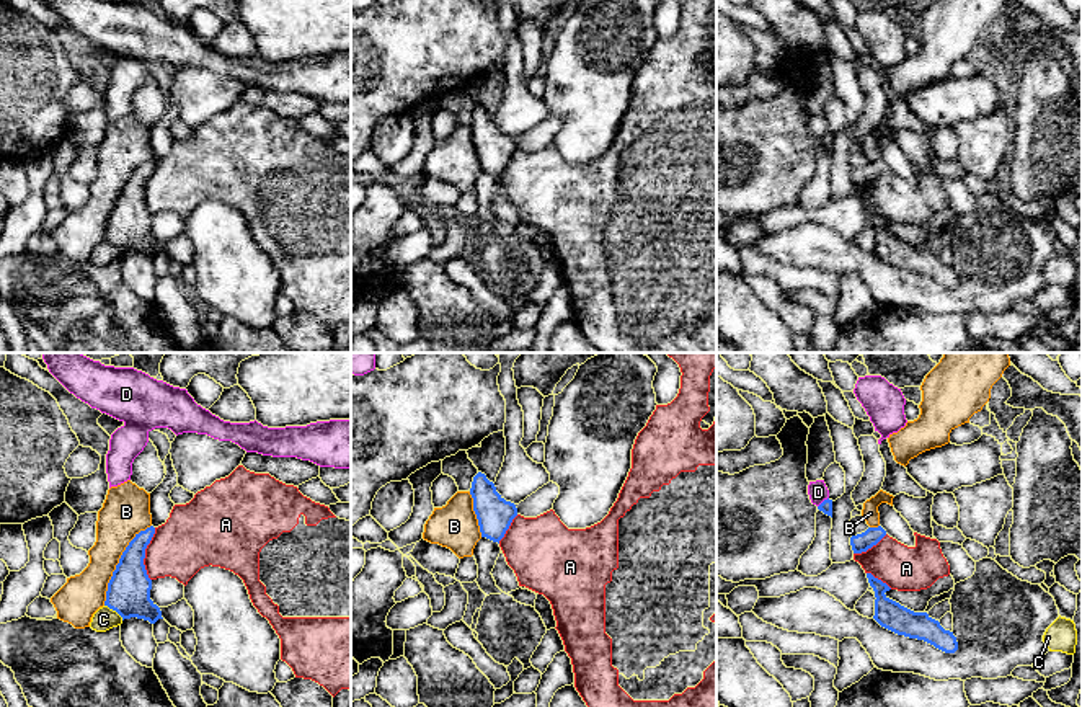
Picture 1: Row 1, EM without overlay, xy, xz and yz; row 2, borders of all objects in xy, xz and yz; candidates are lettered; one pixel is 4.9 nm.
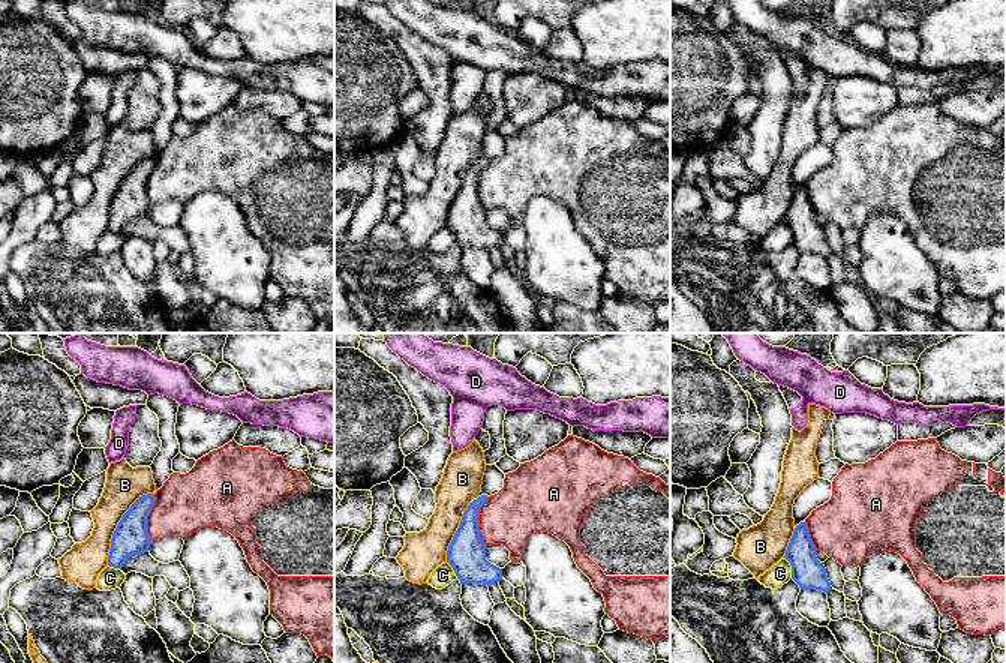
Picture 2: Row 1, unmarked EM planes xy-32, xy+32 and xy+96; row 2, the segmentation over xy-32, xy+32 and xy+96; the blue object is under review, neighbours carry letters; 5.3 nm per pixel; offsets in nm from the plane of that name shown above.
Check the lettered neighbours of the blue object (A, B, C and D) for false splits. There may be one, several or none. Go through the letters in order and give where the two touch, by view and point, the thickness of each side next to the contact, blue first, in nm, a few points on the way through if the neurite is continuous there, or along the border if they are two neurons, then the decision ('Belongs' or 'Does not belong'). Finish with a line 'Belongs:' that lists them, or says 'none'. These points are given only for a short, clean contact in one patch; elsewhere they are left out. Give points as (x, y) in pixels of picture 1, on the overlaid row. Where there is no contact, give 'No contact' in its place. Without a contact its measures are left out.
A: Touches blue at xy (144, 554). Thickness 220 nm (blue) against 300 nm. Belongs
B: Touches blue at xy (118, 564). Thickness 220 nm (blue) against 220 nm. Does not belong
C: Touches blue at xy (115, 609). Thickness 220 nm (blue) against 110 nm. Does not belong
D: Touches blue at yz (823, 502). Thickness 60 nm (blue) against 100 nm. Does not belong
Belongs: A

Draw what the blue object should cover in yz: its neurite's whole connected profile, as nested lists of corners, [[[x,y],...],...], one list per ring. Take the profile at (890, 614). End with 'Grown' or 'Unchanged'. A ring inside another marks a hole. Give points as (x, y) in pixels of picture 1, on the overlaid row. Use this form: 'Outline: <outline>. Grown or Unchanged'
Outline: [[[867,573],[867,578],[876,598],[873,619],[881,627],[898,635],[924,640],[945,653],[955,653],[958,650],[953,632],[945,630],[940,622],[927,612],[914,612],[889,599],[885,593],[891,588],[871,573]]]. Unchanged

